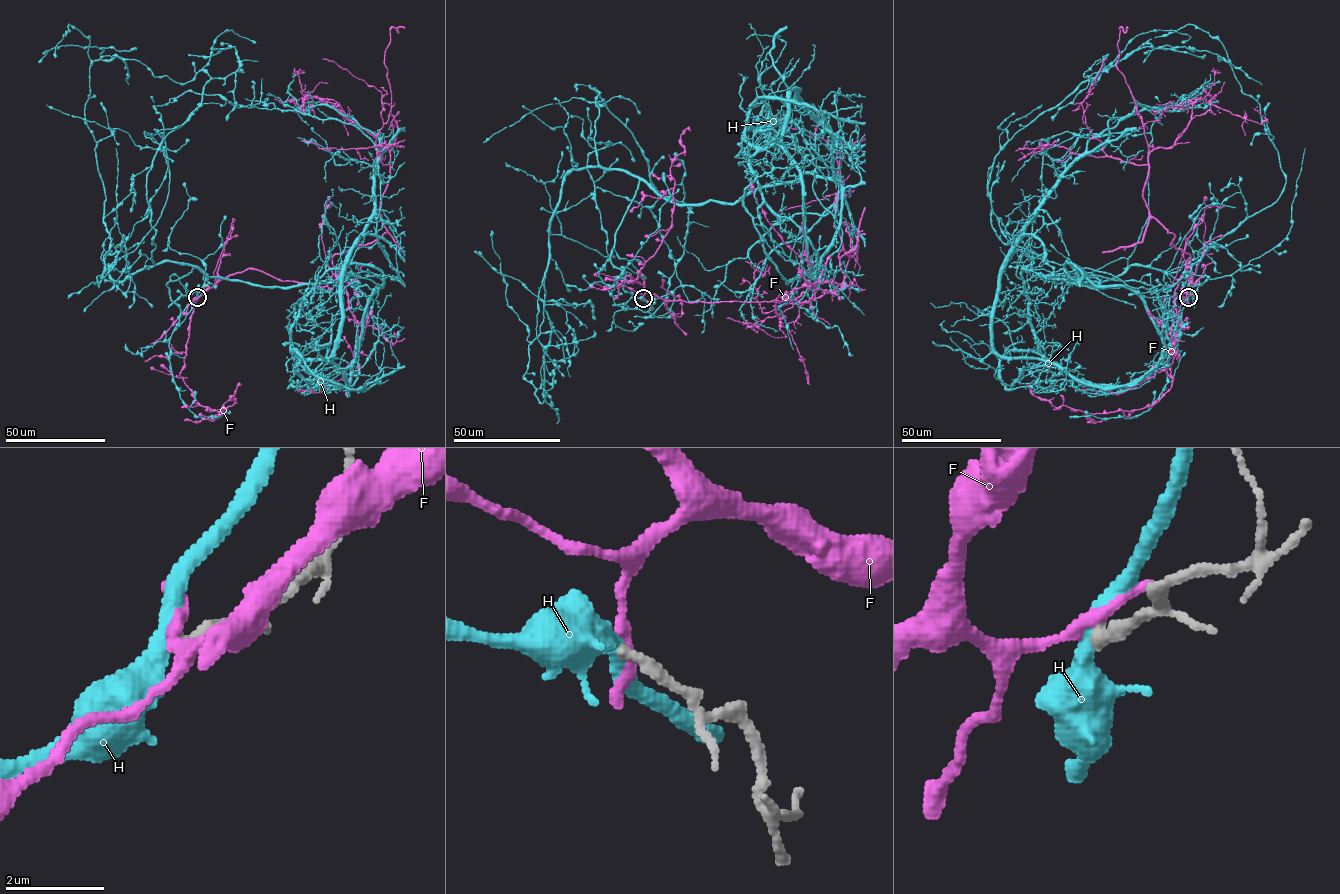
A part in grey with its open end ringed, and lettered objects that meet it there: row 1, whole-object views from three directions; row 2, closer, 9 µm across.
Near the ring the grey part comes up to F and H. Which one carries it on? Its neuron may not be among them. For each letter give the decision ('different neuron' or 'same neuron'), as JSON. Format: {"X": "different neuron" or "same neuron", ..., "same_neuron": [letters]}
{"F": "different neuron", "H": "different neuron", "same_neuron": []}

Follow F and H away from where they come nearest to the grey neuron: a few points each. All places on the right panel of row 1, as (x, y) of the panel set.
F: (1188, 296), (1189, 254), (1170, 245), (1143, 189), (1148, 154), (1170, 148), (1201, 98), (1156, 104)
H: (1188, 296), (1169, 315), (1071, 264), (1135, 292), (1163, 358), (1090, 387), (1001, 356), (1022, 234)

